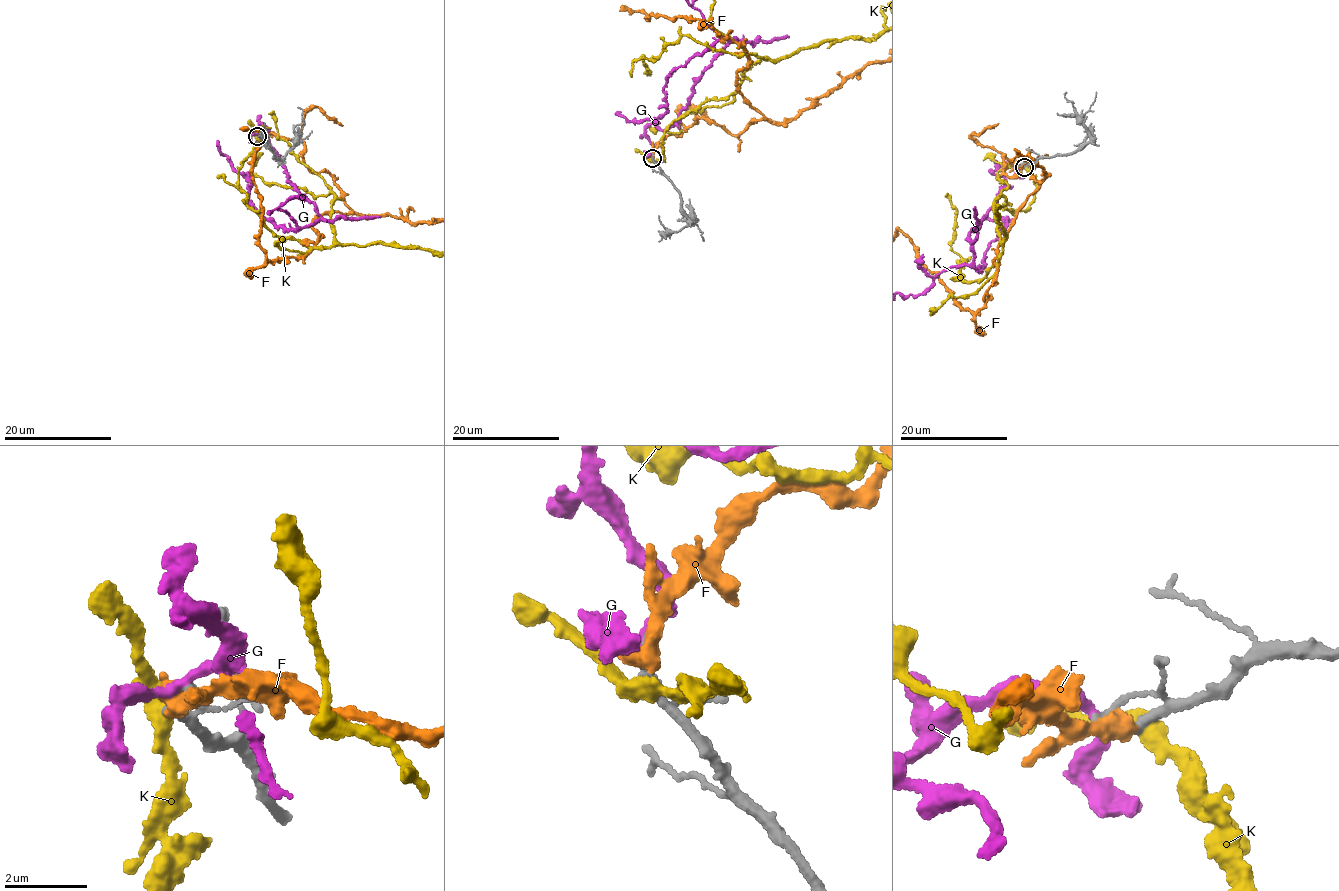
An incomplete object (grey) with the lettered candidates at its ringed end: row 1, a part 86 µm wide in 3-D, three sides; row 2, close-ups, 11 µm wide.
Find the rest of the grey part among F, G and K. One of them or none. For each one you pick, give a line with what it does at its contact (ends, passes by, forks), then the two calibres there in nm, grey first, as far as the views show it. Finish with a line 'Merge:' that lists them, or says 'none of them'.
Merge: none of them

